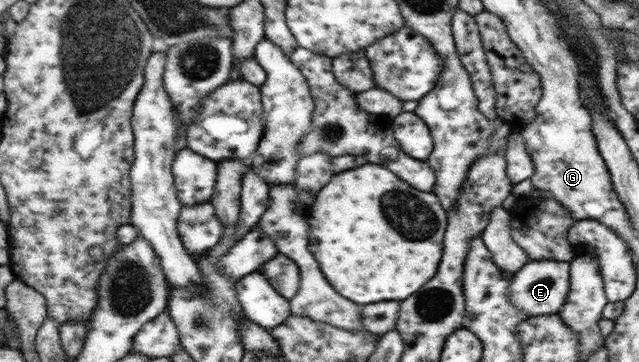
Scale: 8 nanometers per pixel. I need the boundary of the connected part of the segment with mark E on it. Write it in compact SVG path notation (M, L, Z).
M529 260L523 268L514 273L509 284L509 301L525 311L530 317L537 315L557 315L563 308L569 294L570 262L554 260Z

